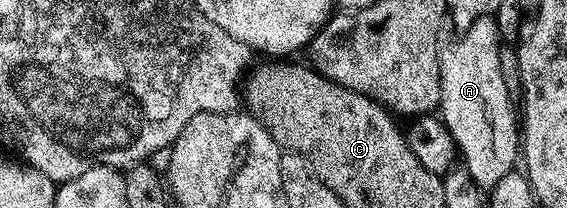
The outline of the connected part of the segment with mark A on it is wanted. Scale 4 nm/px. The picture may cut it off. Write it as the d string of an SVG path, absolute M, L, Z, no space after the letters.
M492 16L476 17L464 26L465 34L440 46L441 50L441 103L439 116L451 131L457 152L465 161L463 168L482 191L493 188L503 175L507 175L519 161L519 117L515 112L514 98L503 83L503 71L499 71L499 47L503 43L497 32L497 22Z

